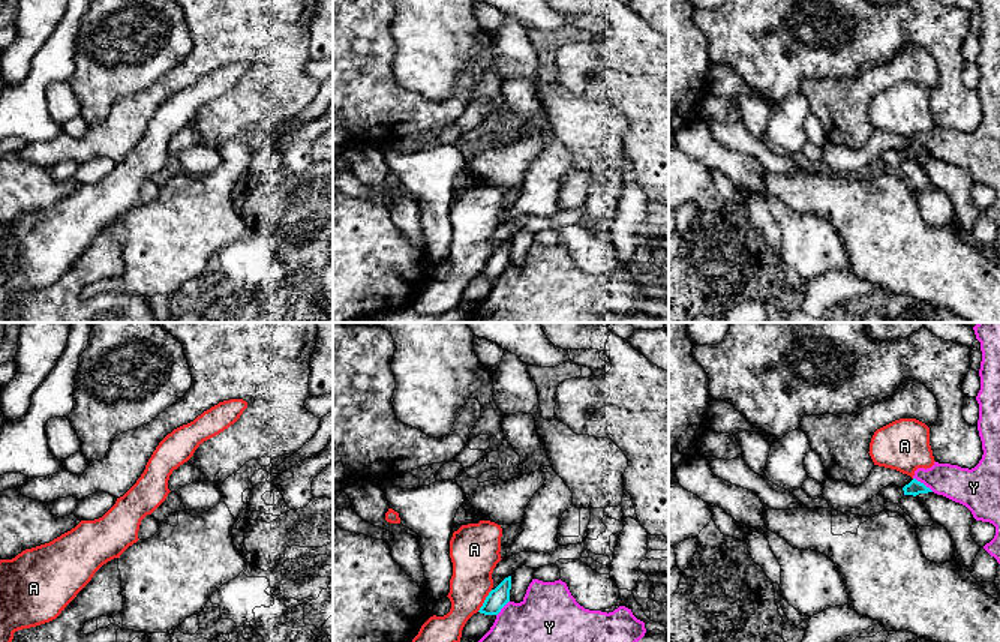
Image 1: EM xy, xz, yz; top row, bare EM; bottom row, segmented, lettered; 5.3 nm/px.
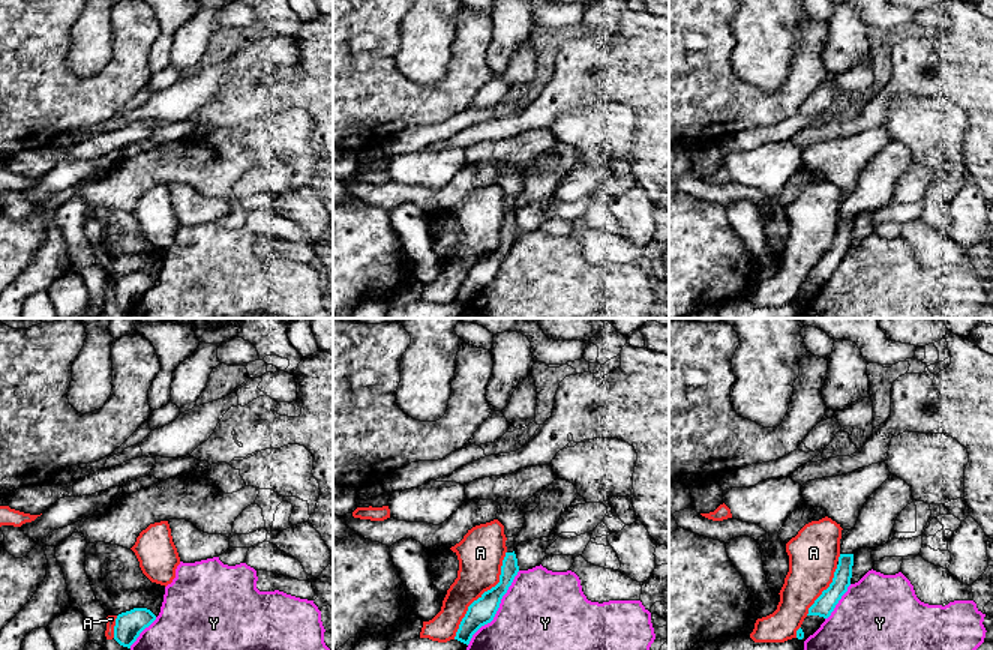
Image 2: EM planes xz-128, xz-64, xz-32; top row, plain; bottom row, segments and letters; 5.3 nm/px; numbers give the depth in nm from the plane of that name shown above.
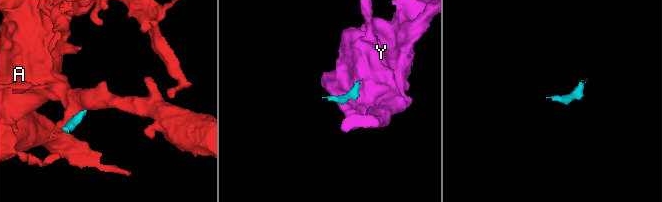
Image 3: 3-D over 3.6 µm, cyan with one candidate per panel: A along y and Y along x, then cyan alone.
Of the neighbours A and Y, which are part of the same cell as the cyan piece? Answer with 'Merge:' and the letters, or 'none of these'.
Merge: none of these

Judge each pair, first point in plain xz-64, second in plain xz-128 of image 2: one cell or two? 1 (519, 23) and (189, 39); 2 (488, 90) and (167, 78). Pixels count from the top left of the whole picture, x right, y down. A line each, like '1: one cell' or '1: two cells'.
1: two cells
2: one cell

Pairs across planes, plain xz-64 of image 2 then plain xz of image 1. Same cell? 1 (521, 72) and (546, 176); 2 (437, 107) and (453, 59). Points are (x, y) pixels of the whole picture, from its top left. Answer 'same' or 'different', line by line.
1: same
2: different

